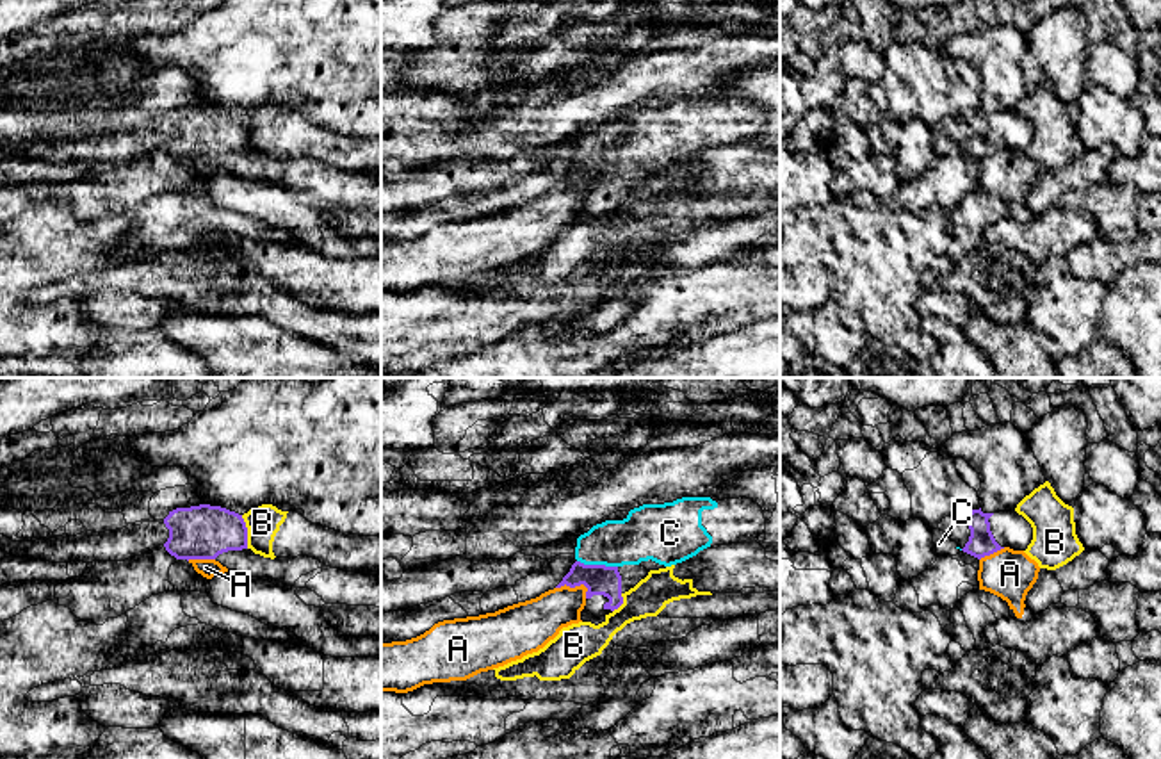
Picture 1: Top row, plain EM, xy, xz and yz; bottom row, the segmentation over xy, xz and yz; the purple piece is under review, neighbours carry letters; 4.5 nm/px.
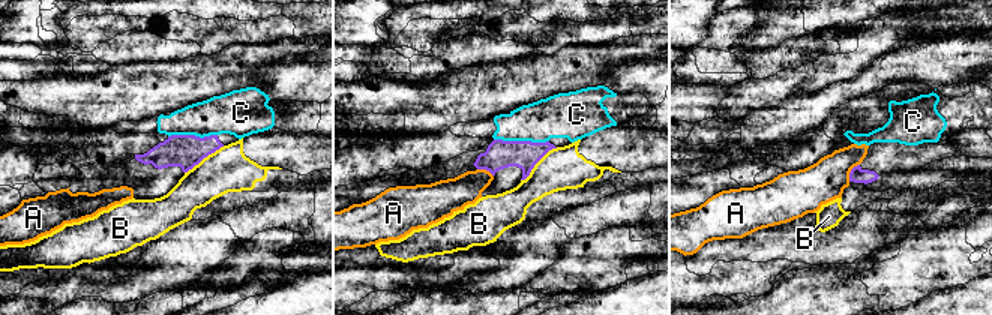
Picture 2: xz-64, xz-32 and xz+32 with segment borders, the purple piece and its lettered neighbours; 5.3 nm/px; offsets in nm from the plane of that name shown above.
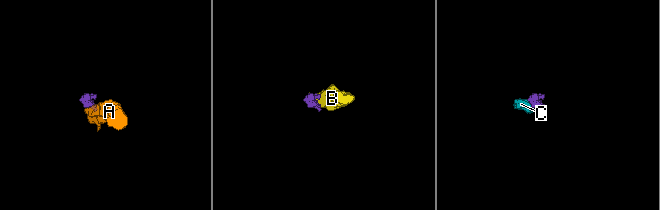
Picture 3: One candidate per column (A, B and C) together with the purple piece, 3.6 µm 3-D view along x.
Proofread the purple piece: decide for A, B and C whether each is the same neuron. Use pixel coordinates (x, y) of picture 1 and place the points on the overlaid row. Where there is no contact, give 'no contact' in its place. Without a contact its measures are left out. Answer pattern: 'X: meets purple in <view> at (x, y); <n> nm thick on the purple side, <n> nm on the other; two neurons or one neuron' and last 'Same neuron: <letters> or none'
A: meets purple in xz at (572, 587); 140 nm thick on the purple side, 220 nm on the other; two neurons
B: meets purple in xy at (246, 531); 240 nm thick on the purple side, 150 nm on the other; two neurons
C: meets purple in xz at (597, 565); 140 nm thick on the purple side, 220 nm on the other; one neuron
Same neuron: C

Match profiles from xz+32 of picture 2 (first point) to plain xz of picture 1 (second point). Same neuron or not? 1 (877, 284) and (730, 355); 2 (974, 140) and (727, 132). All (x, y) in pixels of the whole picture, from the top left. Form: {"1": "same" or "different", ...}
{"1": "different", "2": "different"}

